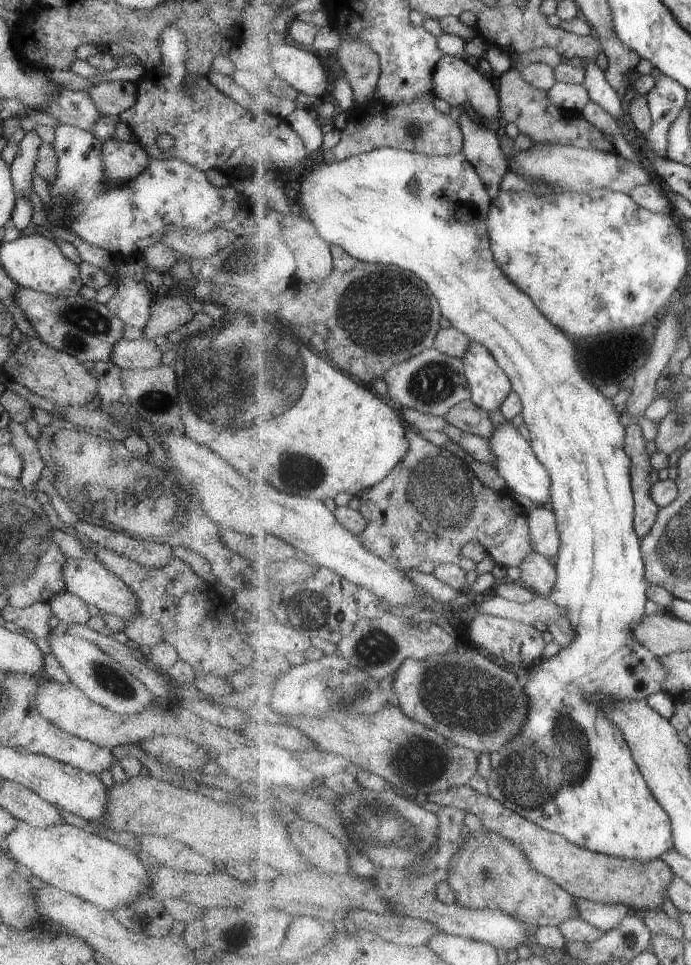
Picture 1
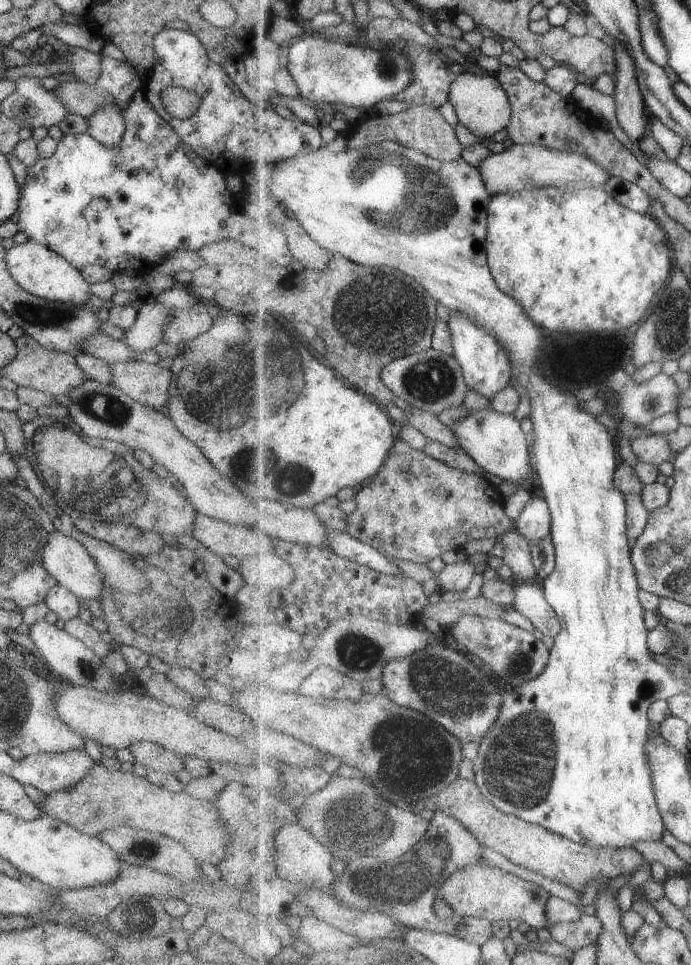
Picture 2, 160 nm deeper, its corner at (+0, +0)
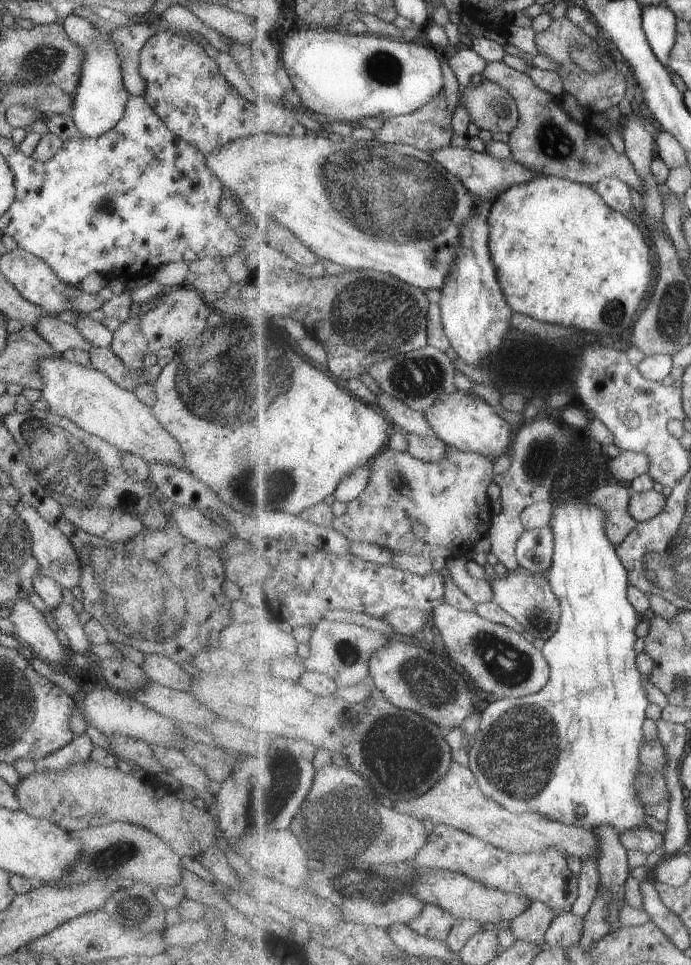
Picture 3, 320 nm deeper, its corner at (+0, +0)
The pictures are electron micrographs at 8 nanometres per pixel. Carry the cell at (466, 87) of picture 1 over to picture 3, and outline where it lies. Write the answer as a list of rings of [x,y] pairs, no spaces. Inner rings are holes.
[[[483,80],[481,84],[470,84],[462,96],[463,106],[473,122],[479,130],[495,132],[507,132],[511,134],[520,121],[520,110],[515,97],[505,87],[500,84]]]

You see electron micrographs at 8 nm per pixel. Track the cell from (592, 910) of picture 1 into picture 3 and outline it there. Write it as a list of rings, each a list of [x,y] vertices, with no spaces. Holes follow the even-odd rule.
[[[533,901],[526,911],[509,921],[509,930],[515,939],[547,946],[546,932],[557,916],[544,902]]]

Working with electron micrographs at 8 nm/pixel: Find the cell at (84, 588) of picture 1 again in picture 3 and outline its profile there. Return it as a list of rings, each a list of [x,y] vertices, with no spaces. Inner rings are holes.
[[[20,498],[12,507],[15,514],[18,514],[18,517],[22,521],[21,524],[27,531],[27,536],[30,538],[30,549],[37,561],[39,573],[51,578],[52,581],[55,581],[62,588],[67,588],[67,590],[78,586],[80,581],[80,562],[75,556],[73,545],[69,542],[69,539],[51,523],[41,518],[36,510],[33,510]]]

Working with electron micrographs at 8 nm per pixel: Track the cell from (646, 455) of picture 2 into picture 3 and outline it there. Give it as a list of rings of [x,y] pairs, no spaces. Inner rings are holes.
[[[621,450],[616,457],[609,458],[607,466],[616,480],[630,485],[639,475],[650,471],[650,458],[645,453]]]

